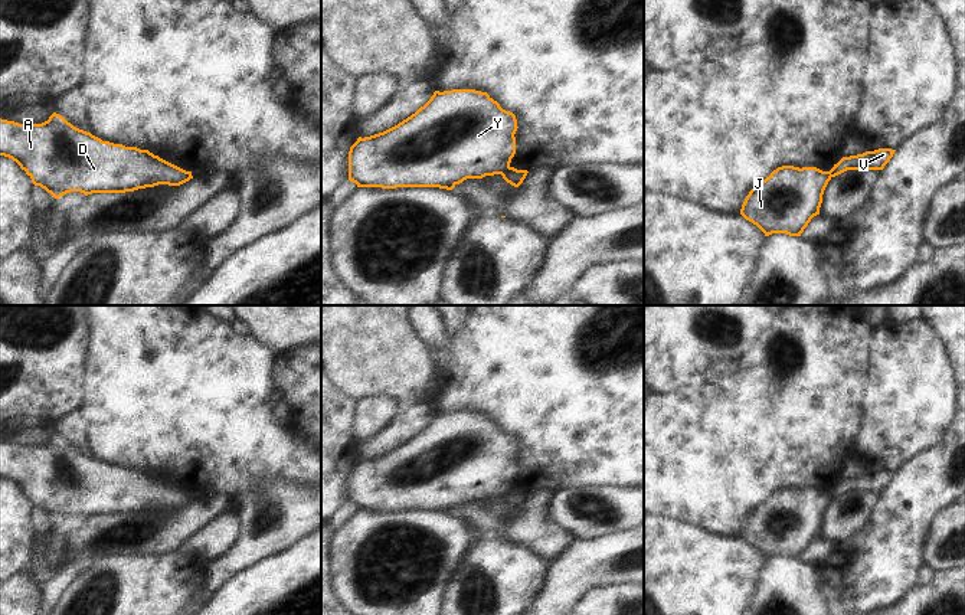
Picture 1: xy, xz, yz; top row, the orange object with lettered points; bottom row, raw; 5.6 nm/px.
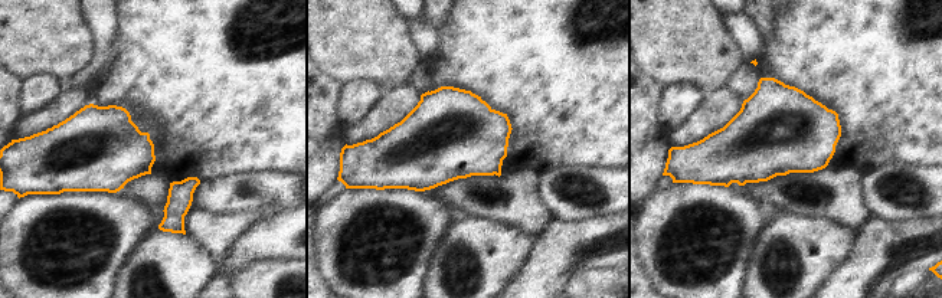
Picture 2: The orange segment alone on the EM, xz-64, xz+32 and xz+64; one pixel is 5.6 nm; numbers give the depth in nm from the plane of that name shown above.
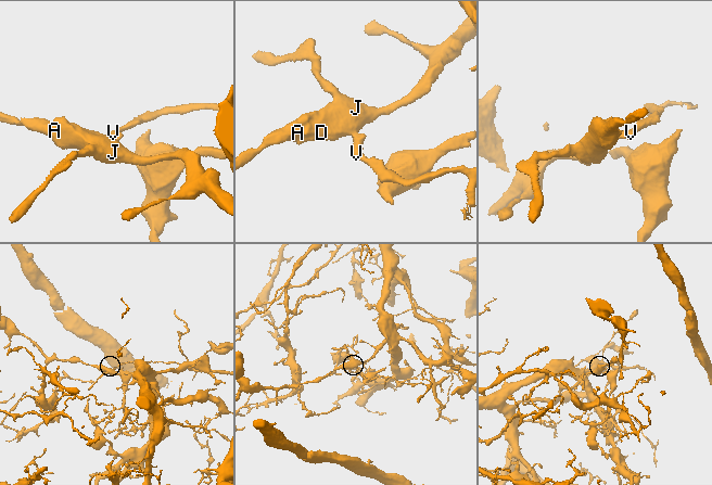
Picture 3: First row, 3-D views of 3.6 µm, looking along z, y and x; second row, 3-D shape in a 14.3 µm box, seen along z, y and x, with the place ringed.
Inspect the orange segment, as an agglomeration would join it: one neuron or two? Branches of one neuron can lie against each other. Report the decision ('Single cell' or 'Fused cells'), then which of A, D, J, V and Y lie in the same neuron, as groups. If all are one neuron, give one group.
Fused cells. Groups: A D J Y / V.

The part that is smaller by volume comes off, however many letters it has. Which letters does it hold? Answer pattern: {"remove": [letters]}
{"remove": ["A", "D", "J", "Y"]}

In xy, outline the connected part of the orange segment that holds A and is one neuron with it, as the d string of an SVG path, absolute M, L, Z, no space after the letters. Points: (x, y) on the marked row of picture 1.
M56 112L42 124L19 124L0 118L0 156L16 161L35 186L40 186L55 199L71 192L88 196L125 193L158 184L180 186L193 179L186 170L148 150L102 141L91 133L73 127Z

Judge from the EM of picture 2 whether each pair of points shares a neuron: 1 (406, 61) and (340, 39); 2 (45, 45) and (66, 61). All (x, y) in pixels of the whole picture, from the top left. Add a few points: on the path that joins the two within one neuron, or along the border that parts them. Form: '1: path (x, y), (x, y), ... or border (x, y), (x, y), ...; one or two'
1: path (391, 58), (372, 41), (356, 39); one
2: path (51, 45), (61, 55); one

